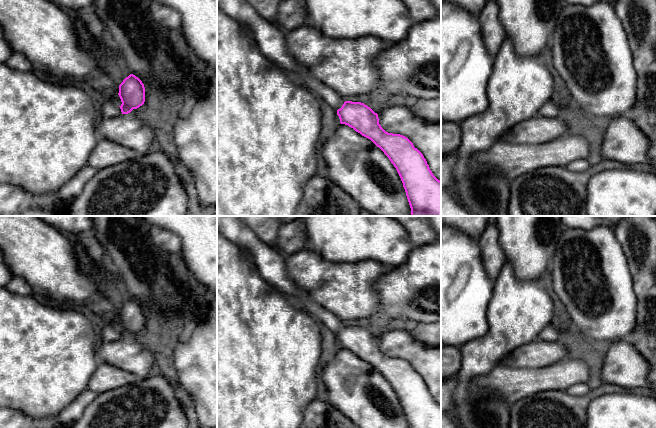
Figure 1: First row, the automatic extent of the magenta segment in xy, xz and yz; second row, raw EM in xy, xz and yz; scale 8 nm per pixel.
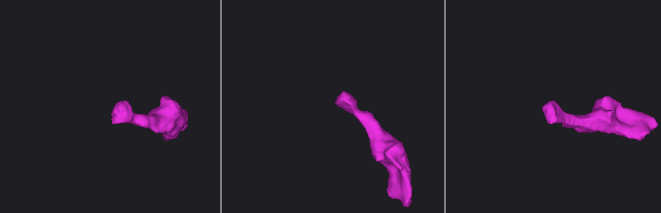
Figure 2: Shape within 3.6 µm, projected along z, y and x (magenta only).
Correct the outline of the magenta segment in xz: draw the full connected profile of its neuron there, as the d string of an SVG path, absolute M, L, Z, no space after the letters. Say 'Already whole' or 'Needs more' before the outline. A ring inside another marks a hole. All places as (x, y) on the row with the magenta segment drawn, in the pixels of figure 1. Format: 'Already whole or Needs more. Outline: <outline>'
Needs more. Outline: M217 0L217 6L250 29L259 50L271 61L285 69L307 89L337 111L340 123L348 125L362 136L370 139L389 158L396 168L411 208L411 216L441 216L441 181L432 173L423 154L414 147L405 136L386 132L379 124L378 114L361 102L346 101L334 90L315 79L308 69L300 66L288 53L285 33L273 23L261 17L255 9L244 0Z

